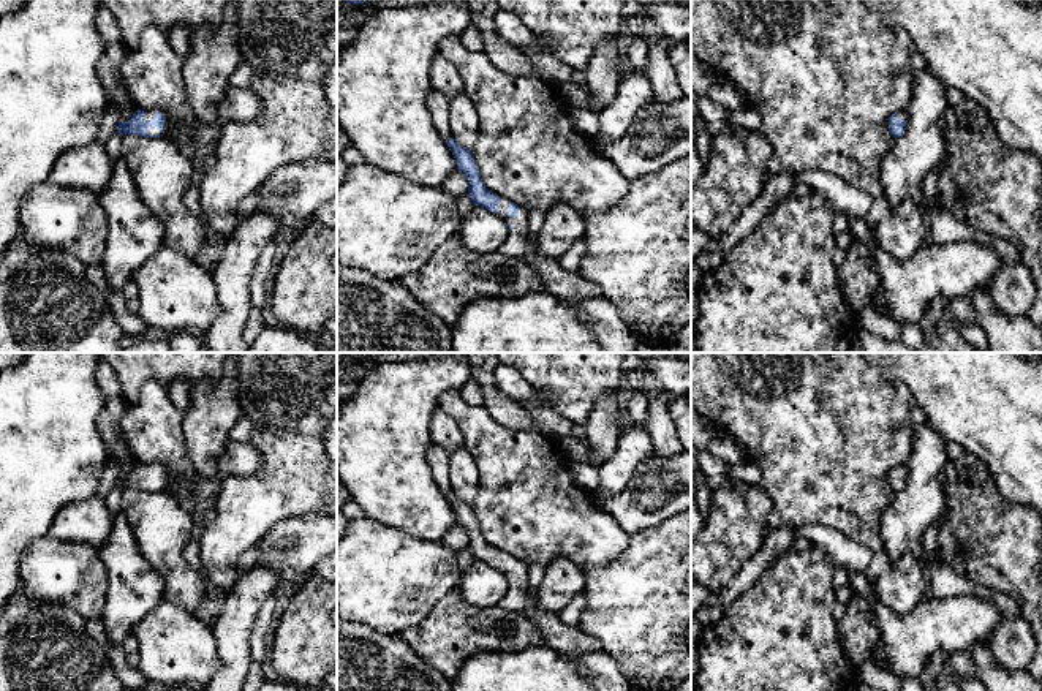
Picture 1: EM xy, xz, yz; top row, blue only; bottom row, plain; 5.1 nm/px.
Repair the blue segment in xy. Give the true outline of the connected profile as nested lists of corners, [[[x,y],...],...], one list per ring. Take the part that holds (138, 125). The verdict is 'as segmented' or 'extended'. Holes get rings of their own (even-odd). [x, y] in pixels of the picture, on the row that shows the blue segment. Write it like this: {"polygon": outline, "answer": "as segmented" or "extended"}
{"polygon": [[[138,109],[128,122],[119,122],[119,134],[136,134],[144,138],[164,136],[168,115],[158,109]]], "answer": "extended"}

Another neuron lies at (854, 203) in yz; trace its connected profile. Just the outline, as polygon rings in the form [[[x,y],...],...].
[[[803,169],[795,172],[797,183],[806,183],[813,190],[822,193],[835,210],[848,215],[849,225],[865,217],[870,210],[871,198],[866,191],[854,188],[832,172],[821,169]]]

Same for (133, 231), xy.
[[[123,158],[112,163],[108,185],[96,194],[108,217],[103,266],[112,289],[122,289],[133,272],[164,240],[164,229],[153,212],[138,199],[134,180]]]

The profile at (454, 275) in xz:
[[[459,234],[447,239],[416,272],[400,278],[421,305],[455,324],[468,302],[519,297],[544,289],[539,274],[522,258],[470,250]]]

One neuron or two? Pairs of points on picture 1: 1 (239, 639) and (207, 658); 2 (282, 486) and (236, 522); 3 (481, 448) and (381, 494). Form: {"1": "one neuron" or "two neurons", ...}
{"1": "two neurons", "2": "one neuron", "3": "two neurons"}

